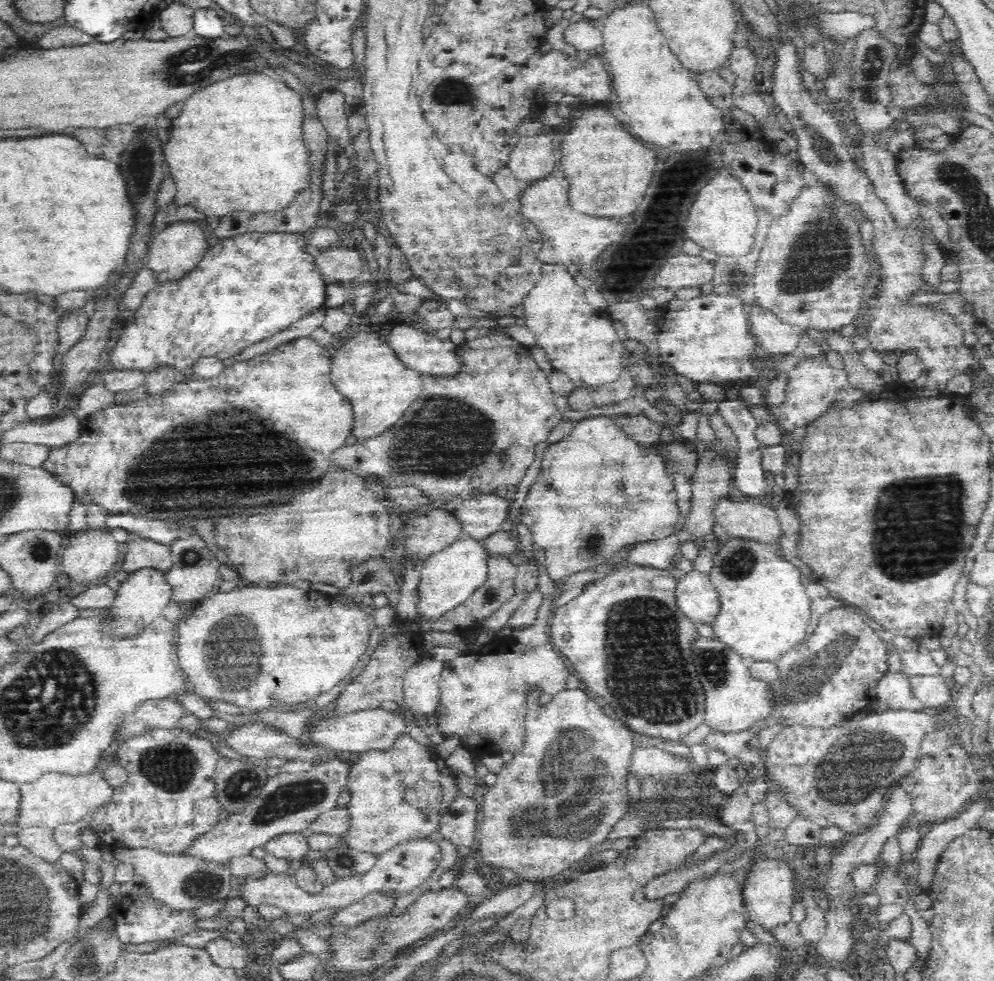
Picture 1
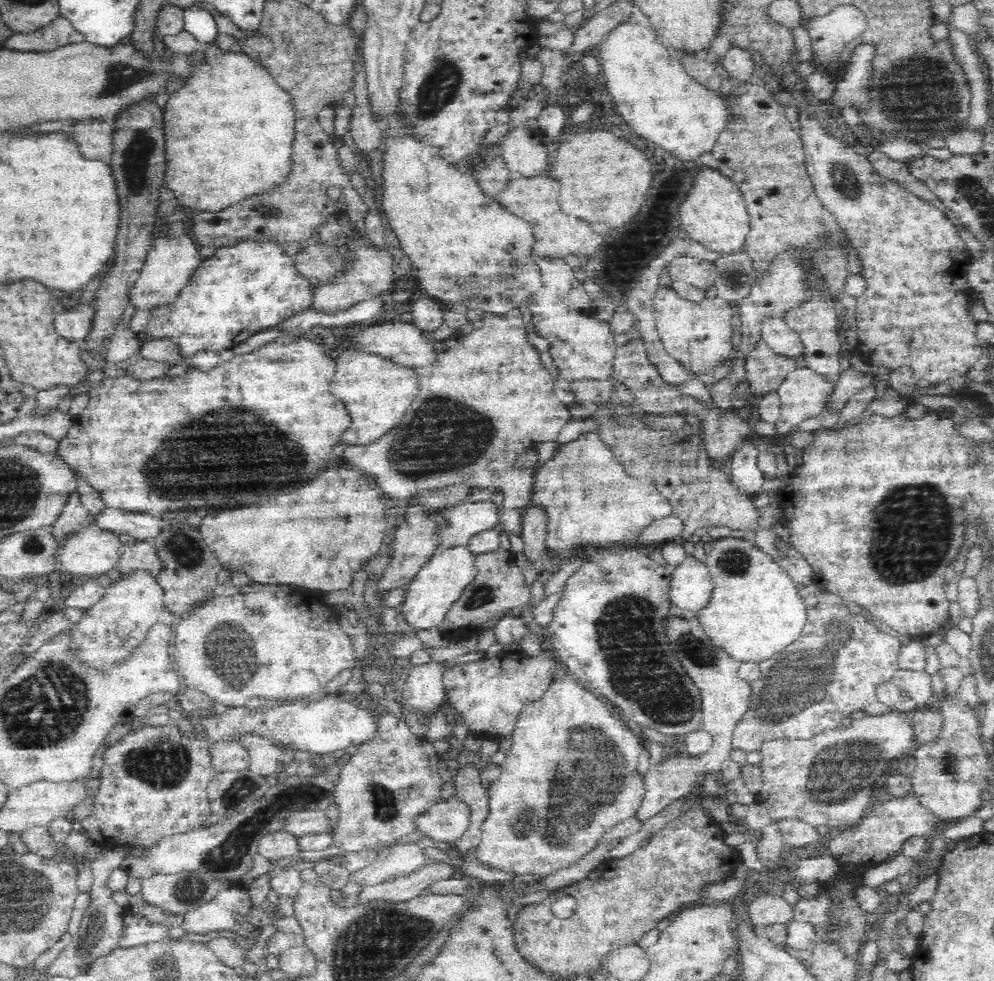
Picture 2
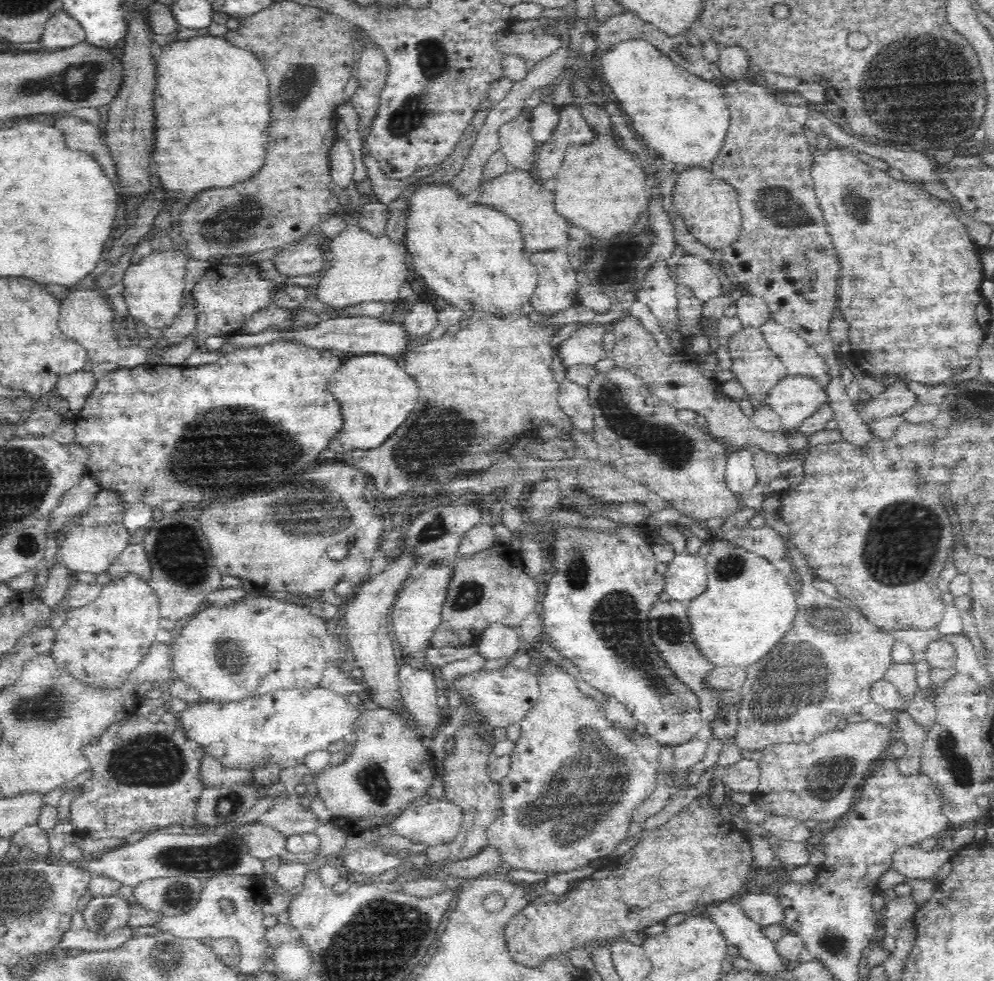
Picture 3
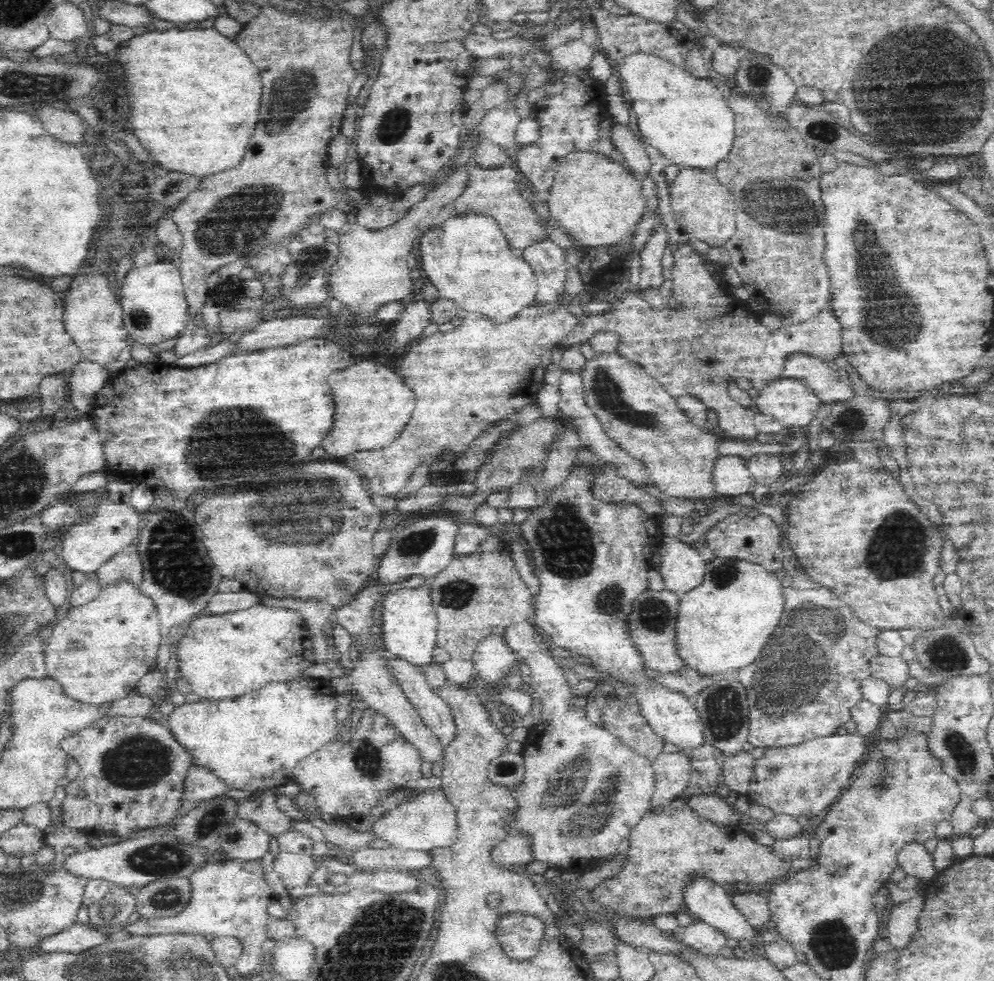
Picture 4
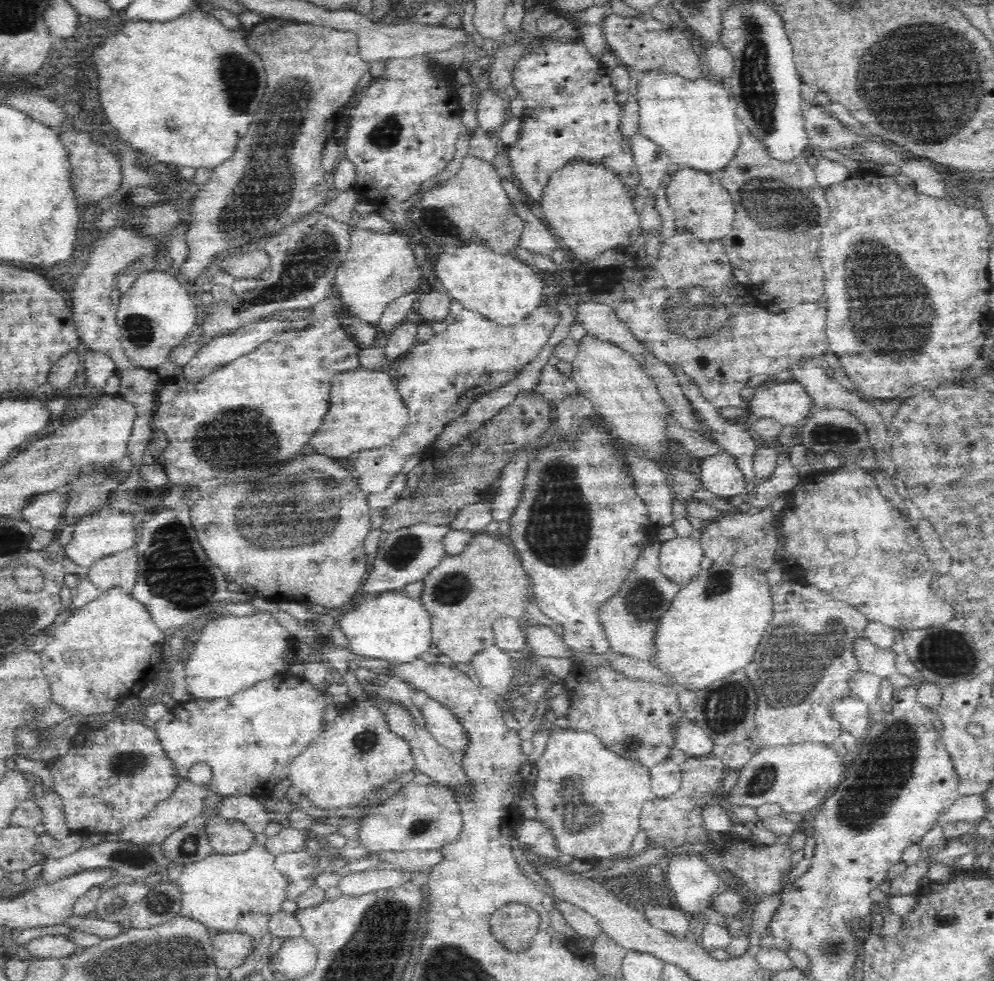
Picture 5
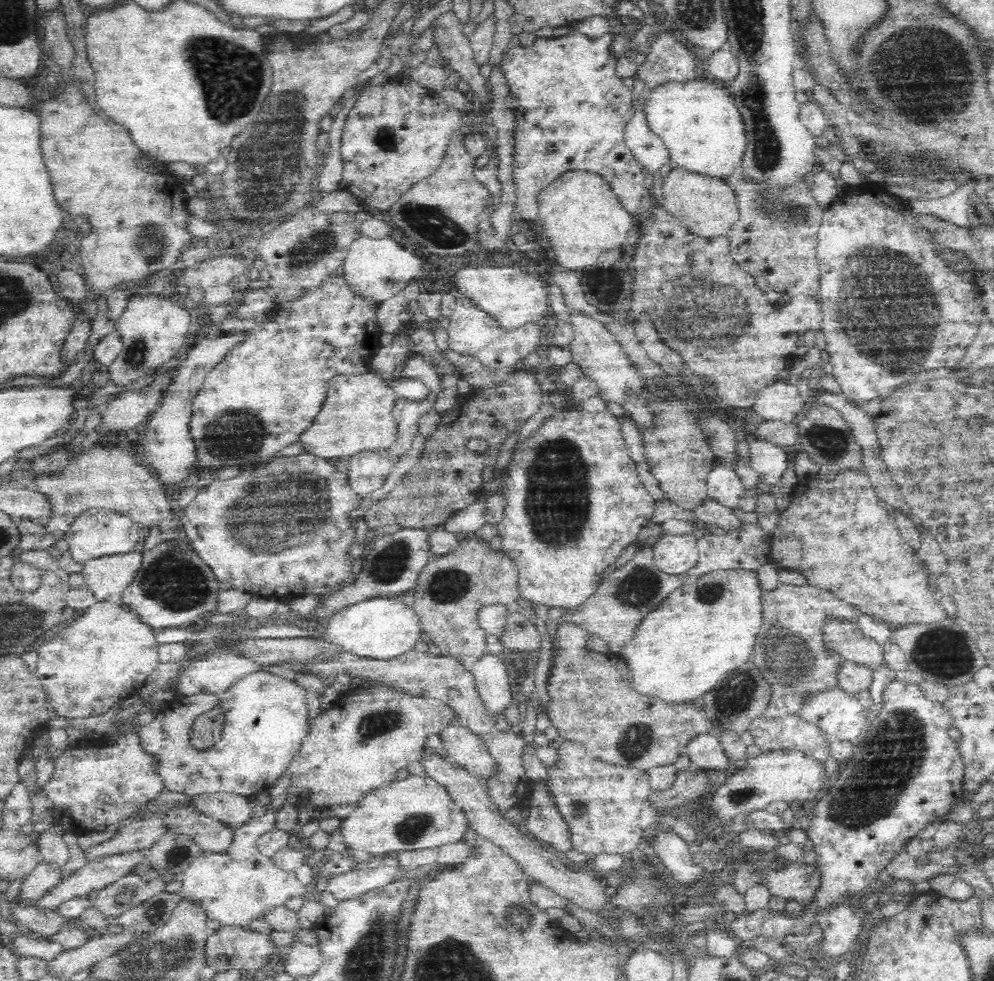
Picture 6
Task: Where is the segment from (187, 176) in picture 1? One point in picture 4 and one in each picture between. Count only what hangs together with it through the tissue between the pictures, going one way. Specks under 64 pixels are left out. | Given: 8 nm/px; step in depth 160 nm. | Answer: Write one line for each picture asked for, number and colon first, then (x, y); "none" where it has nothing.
2: (229, 129)
3: (210, 114)
4: (192, 96)

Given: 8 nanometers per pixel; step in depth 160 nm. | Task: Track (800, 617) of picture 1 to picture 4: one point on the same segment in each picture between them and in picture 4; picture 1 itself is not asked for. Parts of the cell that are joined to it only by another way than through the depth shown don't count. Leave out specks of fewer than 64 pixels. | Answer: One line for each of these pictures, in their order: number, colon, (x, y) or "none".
2: (755, 610)
3: (748, 604)
4: (722, 625)

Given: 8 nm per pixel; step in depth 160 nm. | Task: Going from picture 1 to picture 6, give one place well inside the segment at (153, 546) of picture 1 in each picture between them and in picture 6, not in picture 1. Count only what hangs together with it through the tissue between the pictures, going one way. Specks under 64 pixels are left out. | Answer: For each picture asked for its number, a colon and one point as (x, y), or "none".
2: (137, 555)
3: (133, 559)
4: (125, 565)
5: (119, 570)
6: (107, 577)

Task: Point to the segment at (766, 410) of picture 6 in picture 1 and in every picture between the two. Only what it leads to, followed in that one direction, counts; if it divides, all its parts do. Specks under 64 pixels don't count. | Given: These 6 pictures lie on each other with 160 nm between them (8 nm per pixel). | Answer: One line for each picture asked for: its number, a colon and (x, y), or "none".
1: (812, 386)
2: (802, 395)
3: (794, 398)
4: (789, 401)
5: (788, 402)

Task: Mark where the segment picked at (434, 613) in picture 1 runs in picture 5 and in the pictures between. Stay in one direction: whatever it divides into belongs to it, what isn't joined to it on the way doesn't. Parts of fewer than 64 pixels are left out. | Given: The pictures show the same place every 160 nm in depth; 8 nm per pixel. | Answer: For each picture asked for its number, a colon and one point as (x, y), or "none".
2: (440, 581)
3: (416, 613)
4: (409, 623)
5: (392, 626)

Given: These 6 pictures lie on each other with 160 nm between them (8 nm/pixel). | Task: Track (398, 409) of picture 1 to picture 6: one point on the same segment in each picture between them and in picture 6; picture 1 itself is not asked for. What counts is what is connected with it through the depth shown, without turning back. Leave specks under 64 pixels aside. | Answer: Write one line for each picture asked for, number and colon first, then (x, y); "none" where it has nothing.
2: (377, 392)
3: (376, 395)
4: (373, 405)
5: (365, 412)
6: (357, 415)

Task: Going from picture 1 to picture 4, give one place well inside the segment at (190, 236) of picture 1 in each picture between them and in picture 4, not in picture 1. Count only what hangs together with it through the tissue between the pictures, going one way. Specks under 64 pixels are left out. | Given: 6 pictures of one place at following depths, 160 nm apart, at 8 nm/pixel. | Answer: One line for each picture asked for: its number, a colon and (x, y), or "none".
2: (170, 263)
3: (153, 289)
4: (153, 297)

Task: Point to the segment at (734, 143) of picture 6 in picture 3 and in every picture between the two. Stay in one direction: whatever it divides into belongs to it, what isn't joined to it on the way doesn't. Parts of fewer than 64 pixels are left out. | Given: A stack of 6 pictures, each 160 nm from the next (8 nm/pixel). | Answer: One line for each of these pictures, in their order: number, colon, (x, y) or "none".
3: (686, 118)
4: (688, 119)
5: (693, 121)

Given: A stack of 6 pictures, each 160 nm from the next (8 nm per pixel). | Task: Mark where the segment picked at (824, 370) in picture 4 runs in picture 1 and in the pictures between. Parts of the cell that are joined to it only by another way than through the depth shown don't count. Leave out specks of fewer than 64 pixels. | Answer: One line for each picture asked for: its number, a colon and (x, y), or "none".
1: (775, 336)
2: (775, 332)
3: (800, 358)

